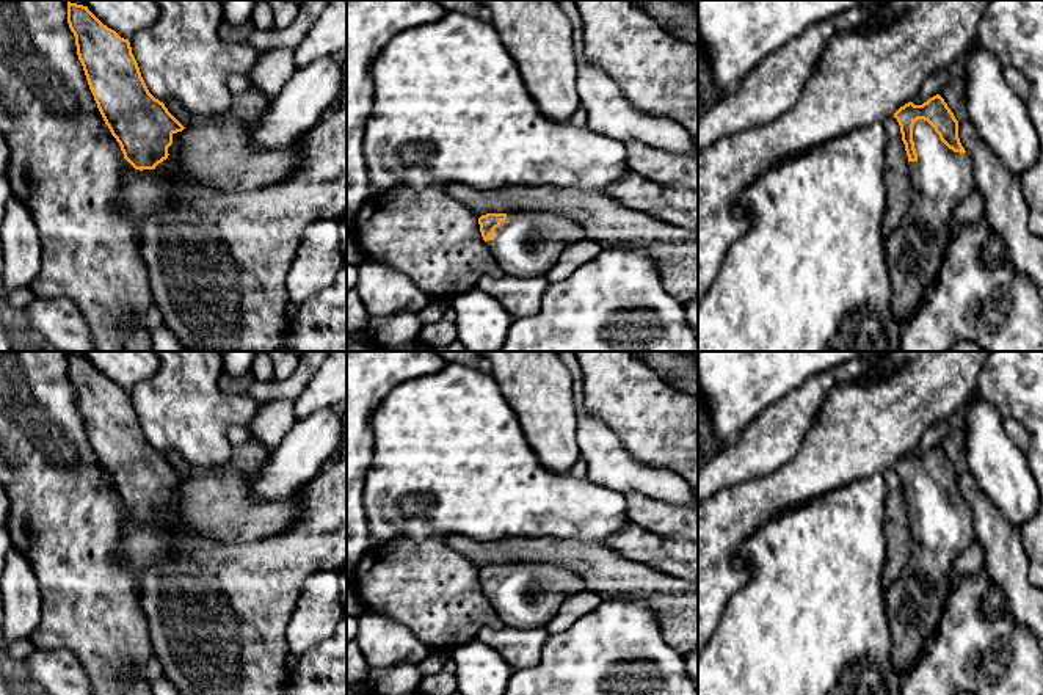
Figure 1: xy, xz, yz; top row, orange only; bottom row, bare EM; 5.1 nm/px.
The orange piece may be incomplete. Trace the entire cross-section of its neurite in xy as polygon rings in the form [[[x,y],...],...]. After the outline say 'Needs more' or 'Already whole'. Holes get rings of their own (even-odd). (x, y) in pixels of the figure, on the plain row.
[[[71,353],[67,375],[97,460],[124,510],[140,522],[171,522],[168,499],[185,478],[149,444],[129,391],[104,377],[88,358]]]. Needs more

